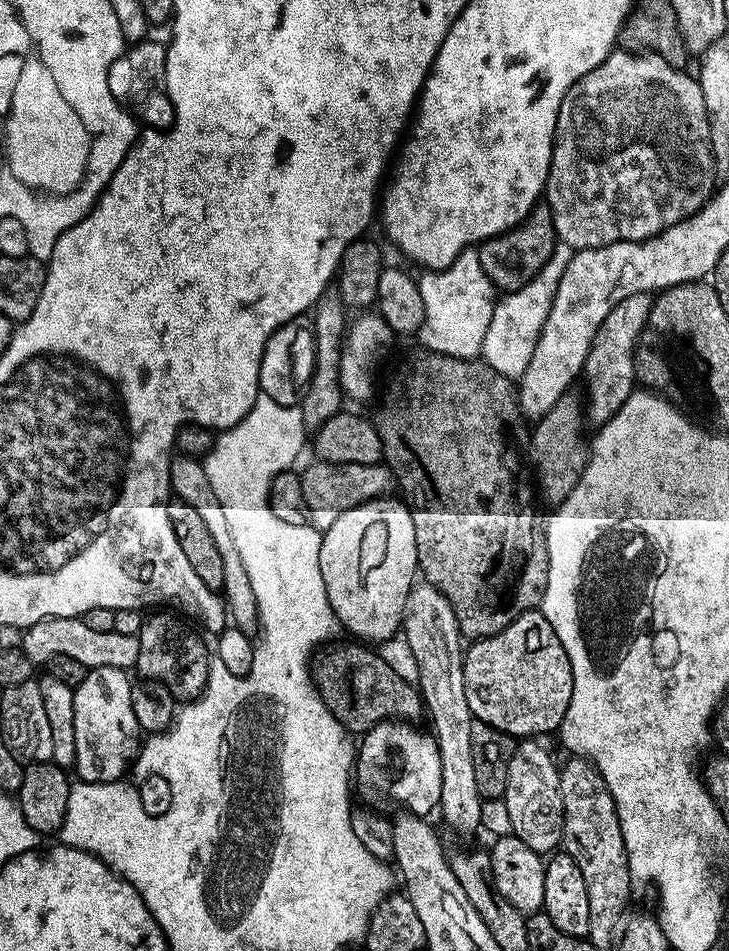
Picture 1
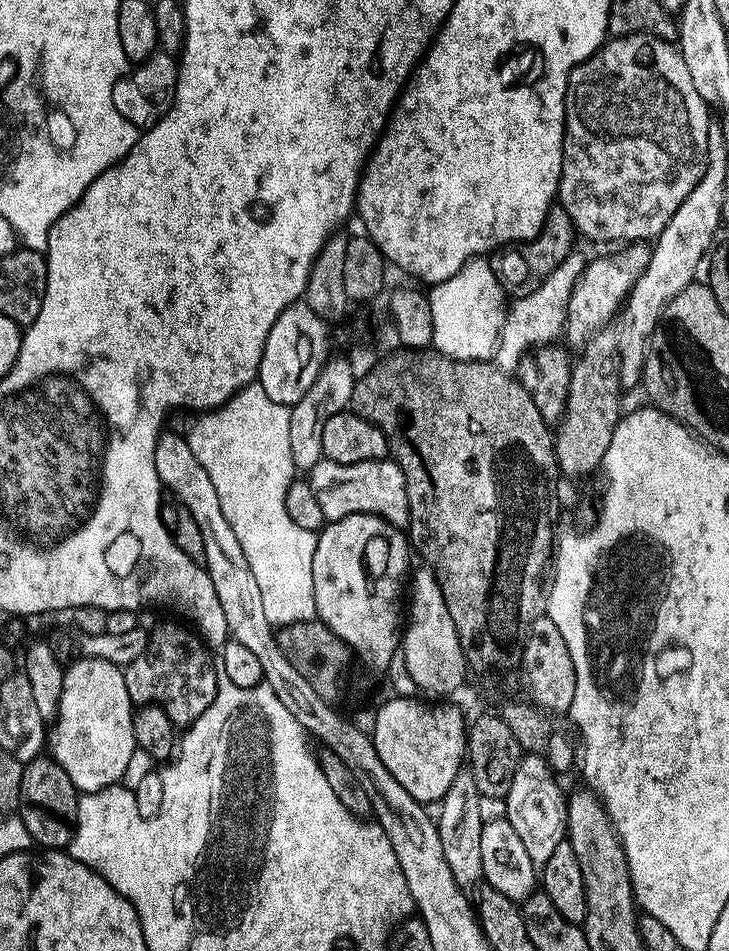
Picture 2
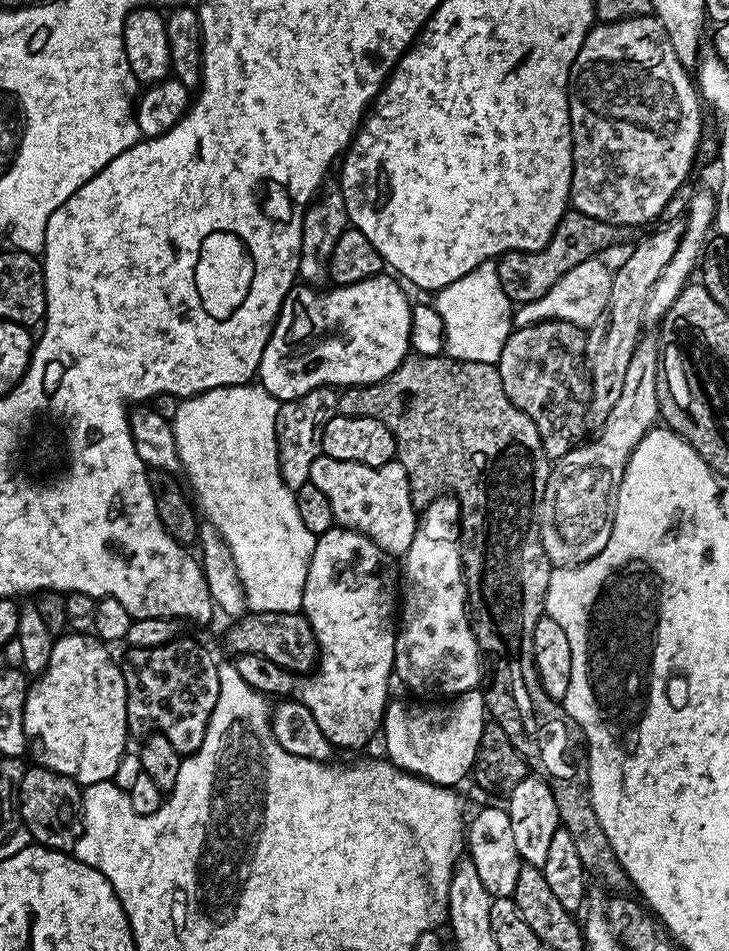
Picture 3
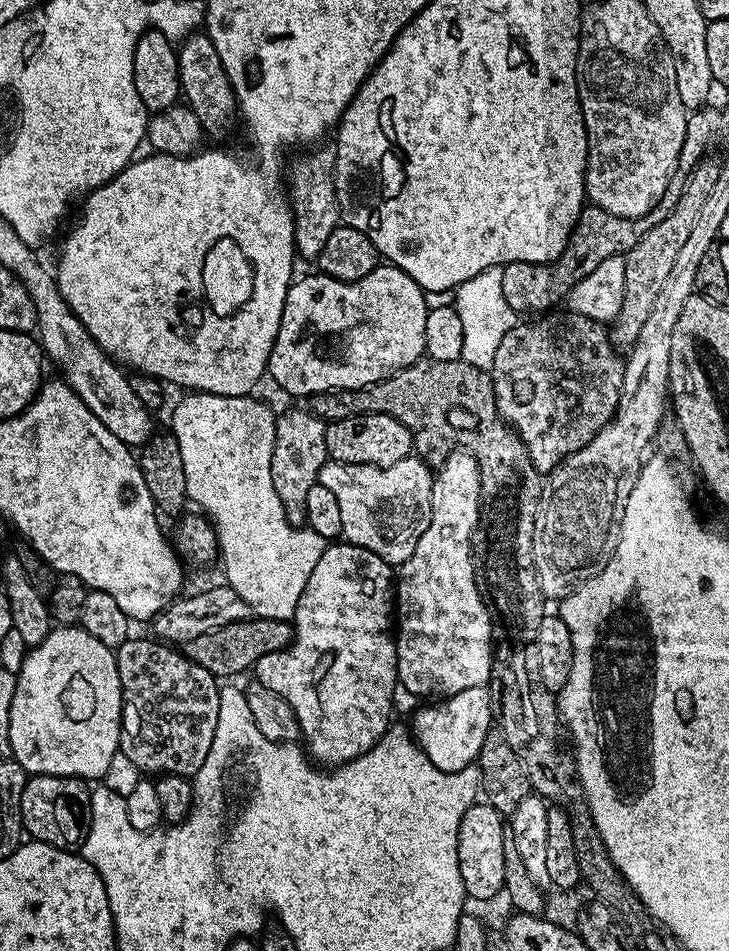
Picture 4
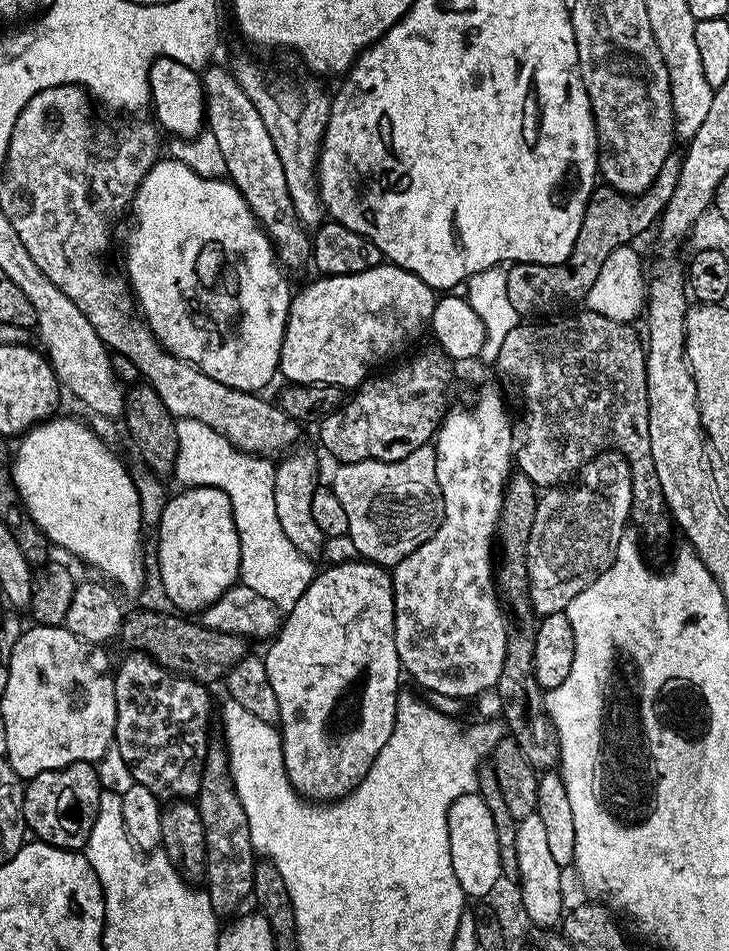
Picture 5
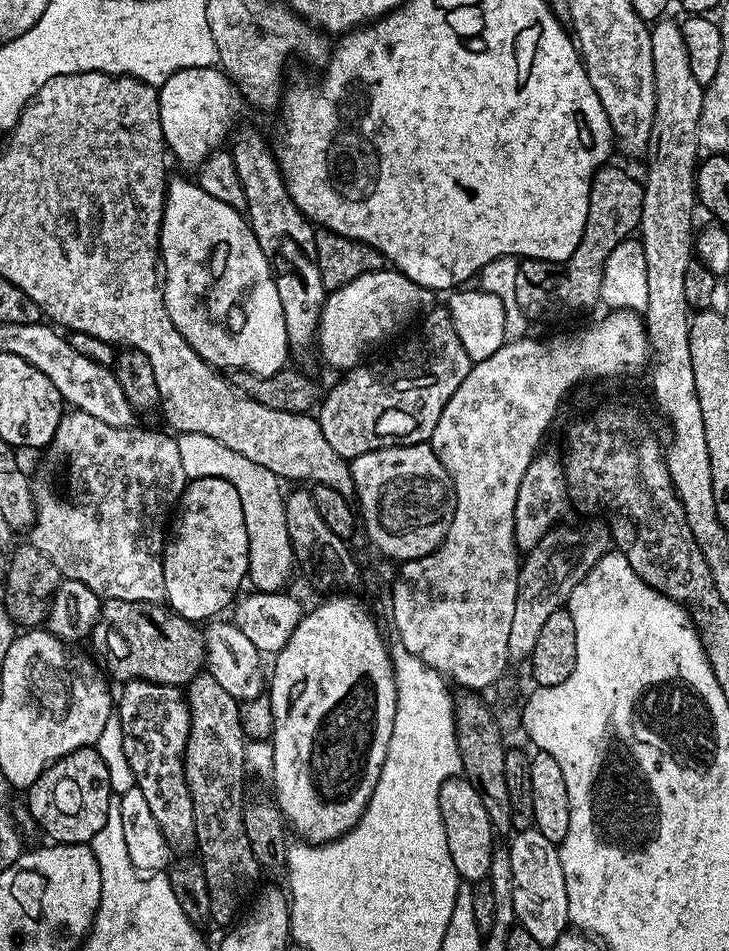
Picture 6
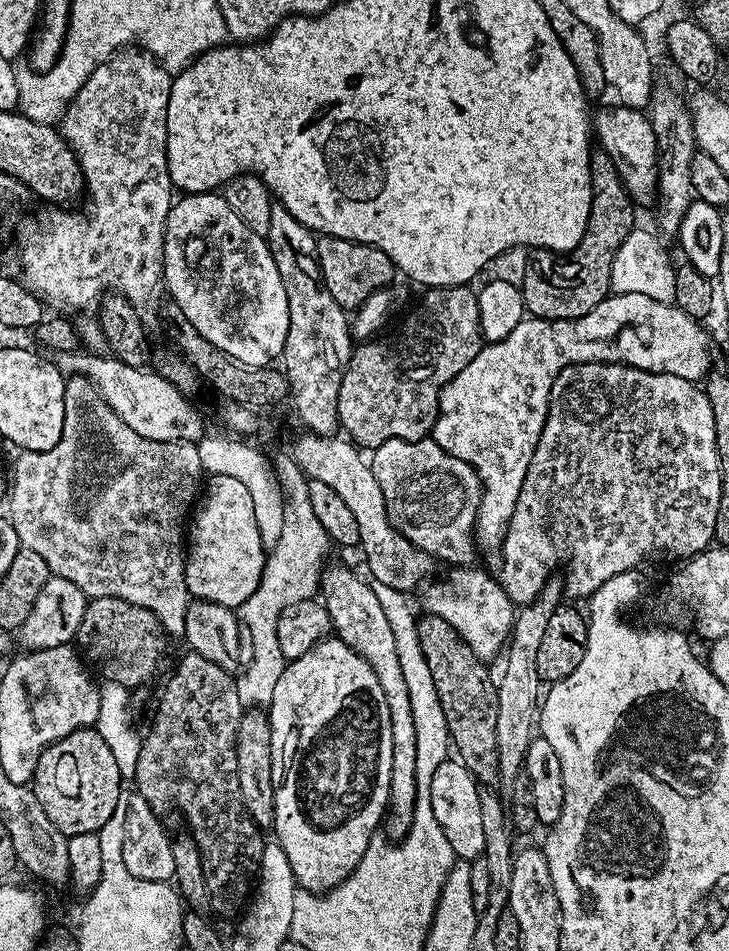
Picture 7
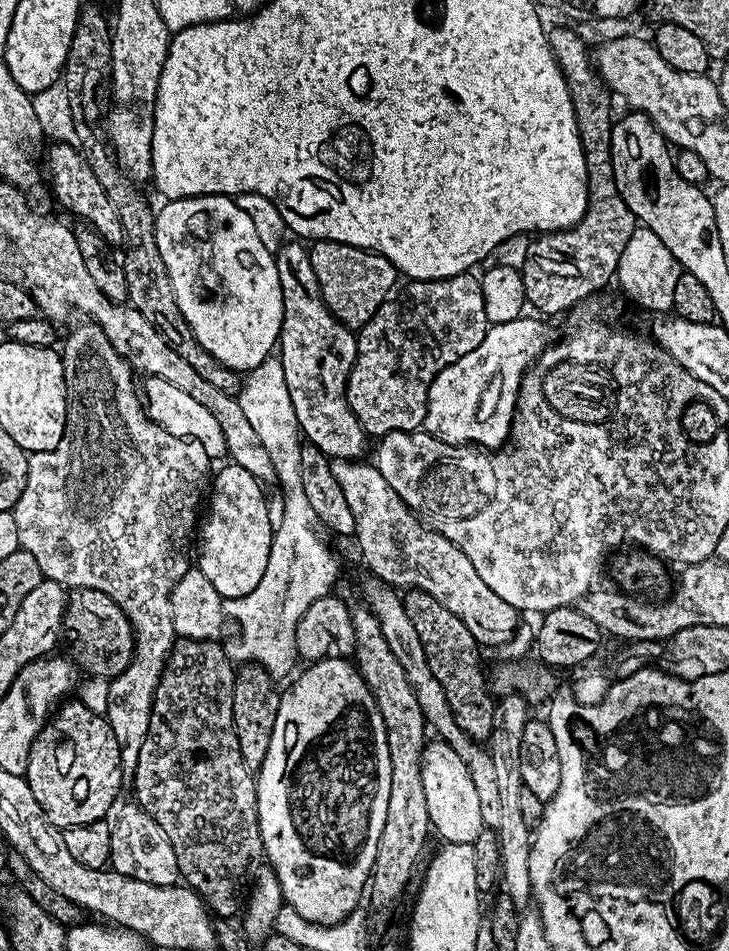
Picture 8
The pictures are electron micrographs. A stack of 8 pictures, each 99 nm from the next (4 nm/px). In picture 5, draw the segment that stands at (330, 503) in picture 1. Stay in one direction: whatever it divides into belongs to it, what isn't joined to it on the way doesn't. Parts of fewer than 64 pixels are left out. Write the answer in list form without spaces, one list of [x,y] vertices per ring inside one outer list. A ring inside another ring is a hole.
[[[435,447],[419,448],[401,460],[363,460],[340,464],[337,469],[330,487],[334,494],[338,494],[338,502],[342,502],[346,510],[346,518],[350,522],[347,539],[352,540],[356,547],[357,557],[371,560],[374,564],[395,566],[433,536],[444,519],[444,499],[438,486]]]

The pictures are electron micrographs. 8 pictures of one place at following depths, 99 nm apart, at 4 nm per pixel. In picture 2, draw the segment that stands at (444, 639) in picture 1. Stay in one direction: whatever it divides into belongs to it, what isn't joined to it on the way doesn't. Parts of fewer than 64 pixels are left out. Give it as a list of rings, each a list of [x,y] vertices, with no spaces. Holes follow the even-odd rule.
[[[461,770],[454,778],[450,788],[438,803],[440,809],[435,817],[438,838],[442,838],[442,855],[446,858],[446,866],[450,866],[450,874],[454,874],[454,882],[465,890],[479,889],[484,880],[482,870],[482,830],[486,813],[480,809],[482,797],[478,786],[474,786],[471,772]]]

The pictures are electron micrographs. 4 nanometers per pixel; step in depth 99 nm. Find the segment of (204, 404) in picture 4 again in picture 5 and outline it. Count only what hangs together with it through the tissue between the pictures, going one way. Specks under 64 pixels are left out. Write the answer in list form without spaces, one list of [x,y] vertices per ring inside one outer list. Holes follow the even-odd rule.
[[[177,419],[176,429],[178,430],[178,458],[176,459],[175,479],[181,480],[184,488],[217,488],[222,490],[230,498],[230,506],[234,514],[234,522],[238,530],[238,538],[240,539],[240,579],[239,583],[250,586],[250,590],[258,590],[258,594],[262,594],[262,598],[270,598],[270,602],[274,602],[276,607],[284,610],[289,607],[290,595],[288,596],[288,552],[290,553],[290,545],[286,534],[282,534],[282,525],[278,522],[278,514],[274,514],[274,482],[276,481],[276,469],[271,459],[258,456],[250,452],[243,452],[240,448],[235,448],[225,436],[220,436],[218,430],[214,430],[210,426],[206,426],[206,422],[198,422],[197,420]]]

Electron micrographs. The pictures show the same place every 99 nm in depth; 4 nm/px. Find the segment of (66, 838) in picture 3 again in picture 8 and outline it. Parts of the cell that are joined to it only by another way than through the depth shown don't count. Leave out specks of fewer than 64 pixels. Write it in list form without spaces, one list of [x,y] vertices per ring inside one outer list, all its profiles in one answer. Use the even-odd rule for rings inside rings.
[[[79,698],[72,699],[61,703],[53,711],[38,738],[34,738],[26,773],[30,790],[34,790],[34,798],[38,798],[38,806],[42,806],[52,825],[61,830],[81,828],[95,820],[105,819],[117,803],[120,780],[125,779],[124,769],[120,766],[120,743],[114,738],[114,730],[107,719],[88,710]]]

